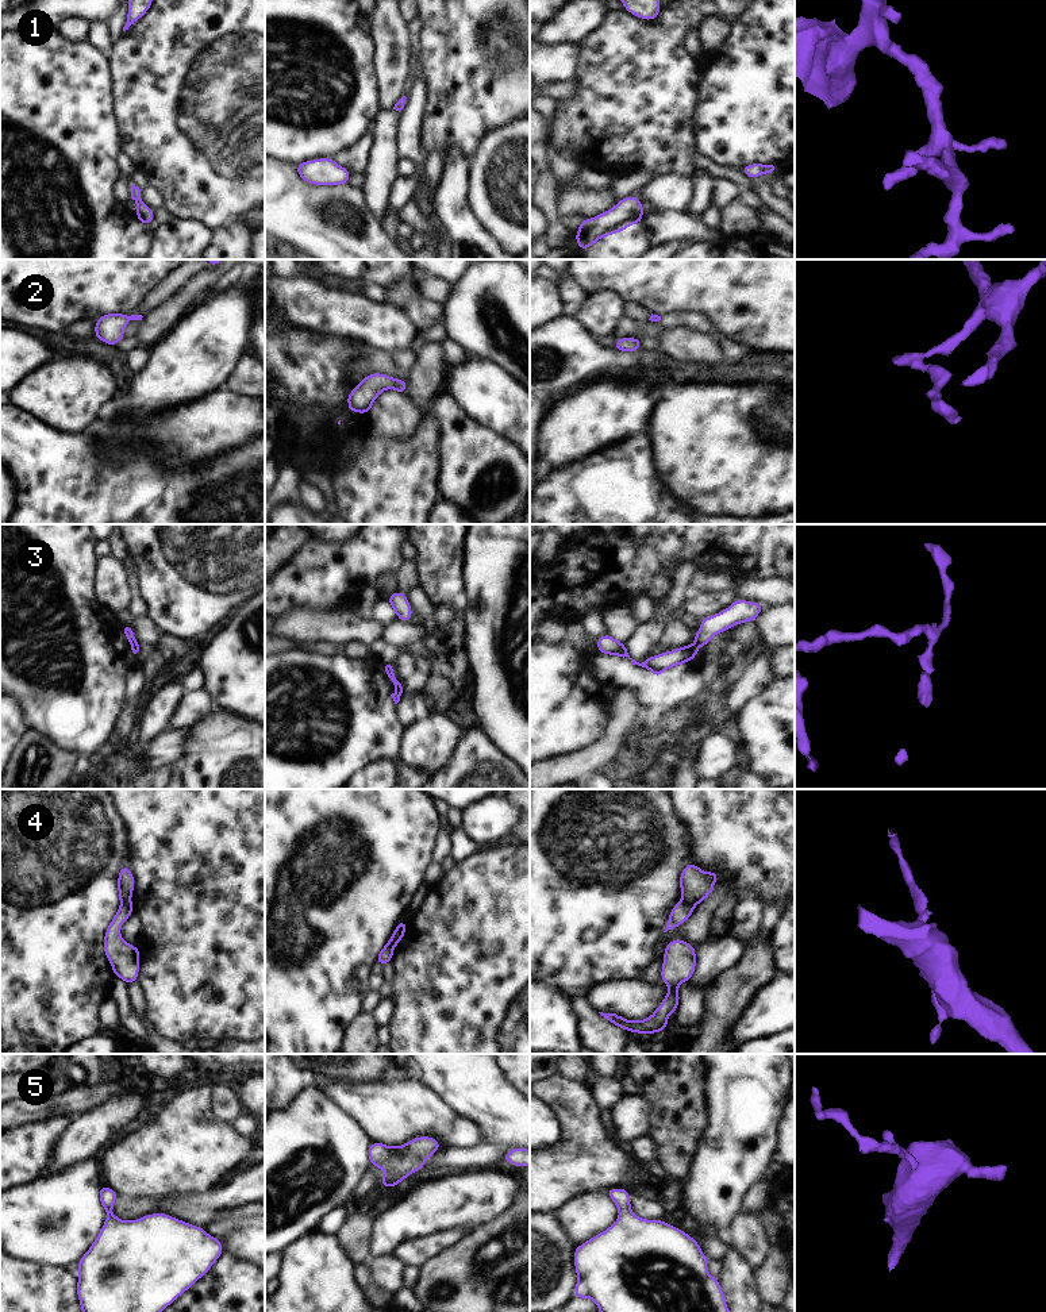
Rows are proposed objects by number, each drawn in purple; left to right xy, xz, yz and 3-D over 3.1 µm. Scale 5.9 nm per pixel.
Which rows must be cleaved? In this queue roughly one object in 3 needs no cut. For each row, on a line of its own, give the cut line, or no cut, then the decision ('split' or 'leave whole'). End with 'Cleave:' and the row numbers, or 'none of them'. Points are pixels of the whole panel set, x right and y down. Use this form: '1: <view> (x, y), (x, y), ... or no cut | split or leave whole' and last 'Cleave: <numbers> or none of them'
1: no cut | leave whole
2: no cut | leave whole
3: xy (137, 642), (131, 646) | split
4: yz (681, 899), (693, 907) | split
5: no cut | leave whole
Cleave: 3, 4

